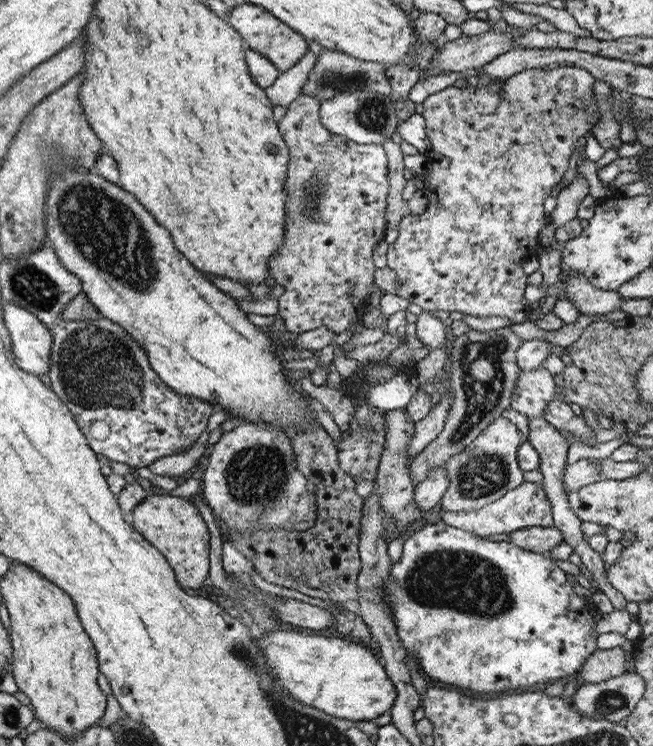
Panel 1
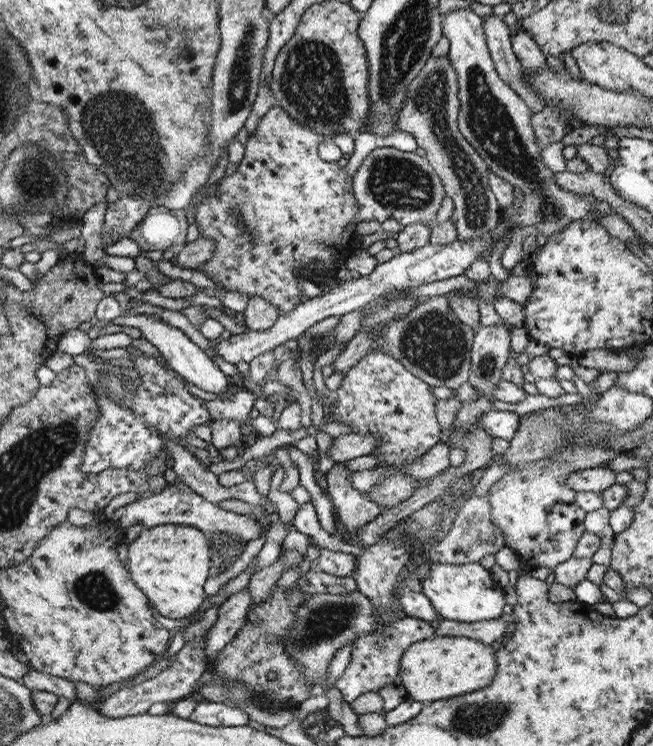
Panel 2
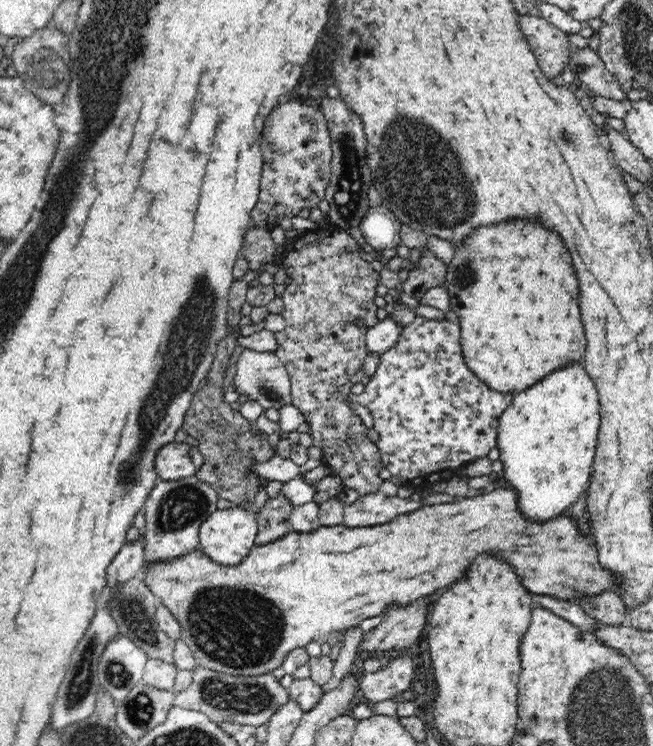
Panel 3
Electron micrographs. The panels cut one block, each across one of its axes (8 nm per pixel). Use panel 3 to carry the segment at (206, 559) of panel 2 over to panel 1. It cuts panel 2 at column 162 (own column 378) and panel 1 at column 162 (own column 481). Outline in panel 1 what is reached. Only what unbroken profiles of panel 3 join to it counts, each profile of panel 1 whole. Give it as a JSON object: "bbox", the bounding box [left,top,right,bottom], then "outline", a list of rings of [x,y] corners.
{"bbox":[132,494,210,589],"outline":[[[152,494],[132,510],[132,525],[164,555],[182,589],[200,589],[206,584],[210,569],[210,533],[200,511],[188,498]]]}

